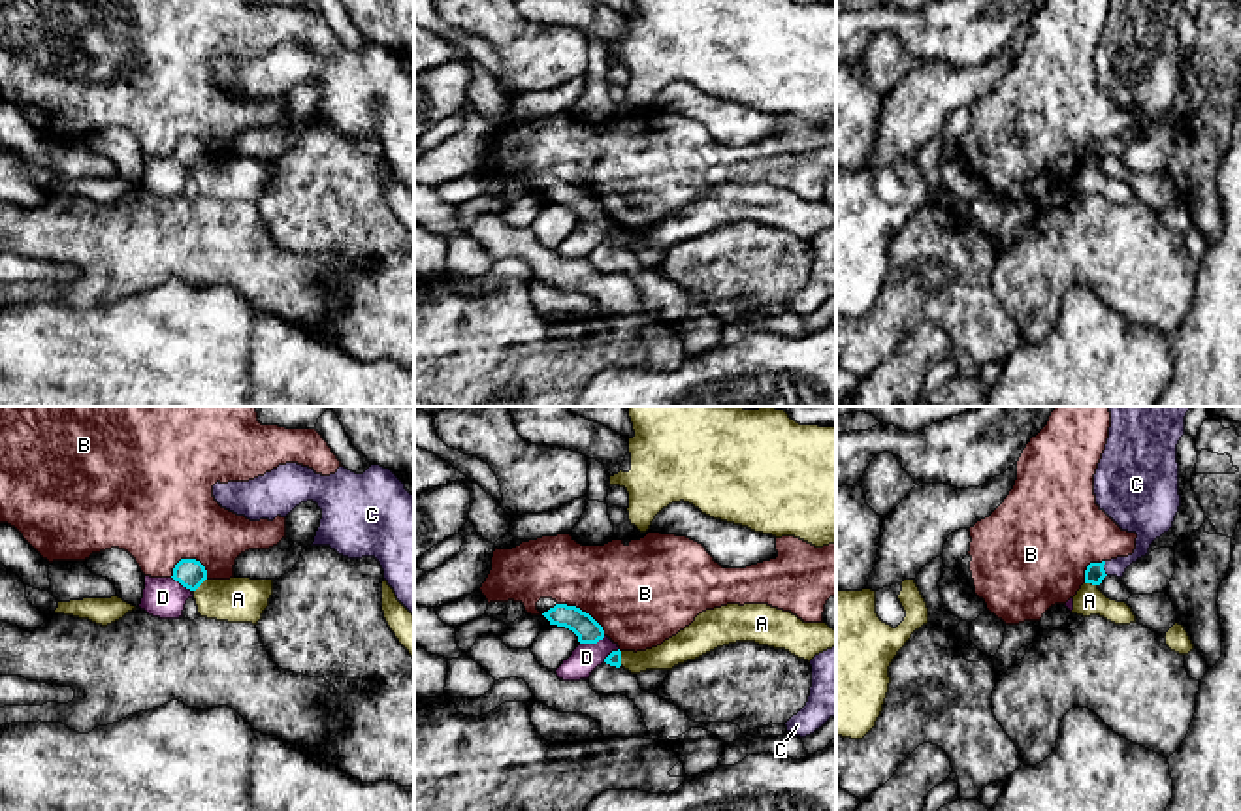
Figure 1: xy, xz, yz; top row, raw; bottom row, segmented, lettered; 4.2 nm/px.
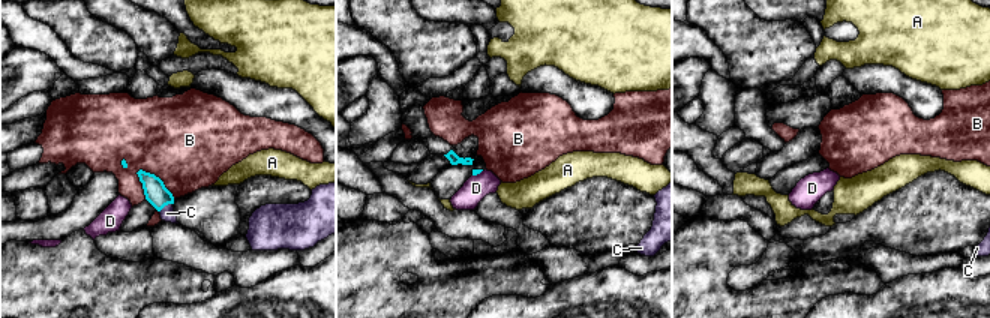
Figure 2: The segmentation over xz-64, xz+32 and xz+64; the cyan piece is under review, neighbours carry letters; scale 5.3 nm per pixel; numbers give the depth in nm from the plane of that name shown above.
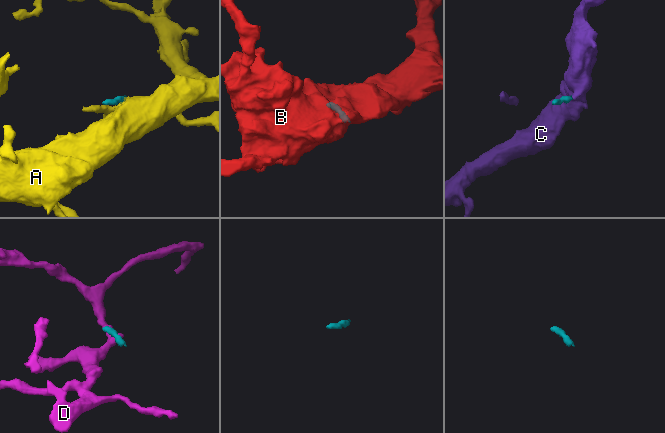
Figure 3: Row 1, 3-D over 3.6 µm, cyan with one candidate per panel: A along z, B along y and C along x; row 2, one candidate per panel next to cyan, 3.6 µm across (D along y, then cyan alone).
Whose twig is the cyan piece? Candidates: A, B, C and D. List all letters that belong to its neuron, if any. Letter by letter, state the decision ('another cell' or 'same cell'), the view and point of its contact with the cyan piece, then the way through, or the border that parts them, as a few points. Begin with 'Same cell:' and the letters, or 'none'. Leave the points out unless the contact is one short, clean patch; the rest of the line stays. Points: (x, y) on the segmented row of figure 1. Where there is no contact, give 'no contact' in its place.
Same cell: C
A: another cell; meets cyan in xz at (620, 659); border along xz (620, 651), (622, 665)
B: another cell; meets cyan in xy at (185, 559); border along xy (208, 571), (194, 559), (181, 559), (170, 576)
C: same cell; meets cyan in yz at (1102, 569); runs through yz (1095, 572), (1102, 569), (1142, 548), (1130, 518)
D: another cell; meets cyan in xz at (592, 642); border along xz (605, 636), (580, 644)

